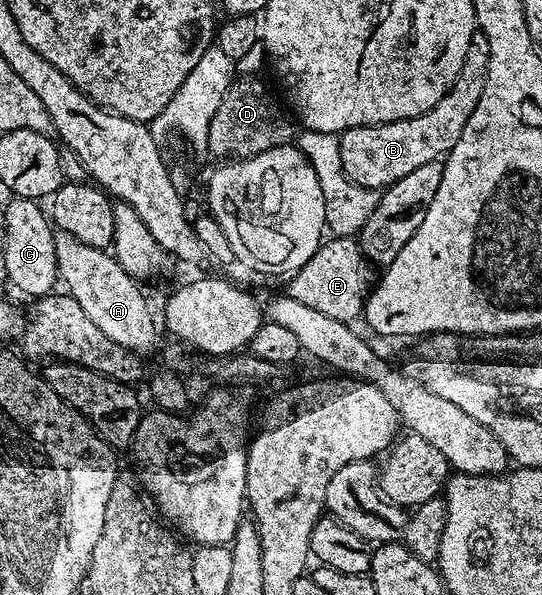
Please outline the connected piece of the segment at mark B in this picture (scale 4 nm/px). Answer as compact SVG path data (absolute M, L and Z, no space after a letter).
M477 32L469 40L465 64L461 64L461 72L457 80L453 80L453 88L449 88L429 112L380 126L354 126L338 135L344 176L355 185L379 192L401 180L401 176L409 176L409 172L421 168L421 164L446 159L453 144L461 140L461 132L465 132L465 124L469 124L469 116L473 116L473 108L477 108L477 100L481 100L481 92L485 92L488 76L489 40Z

